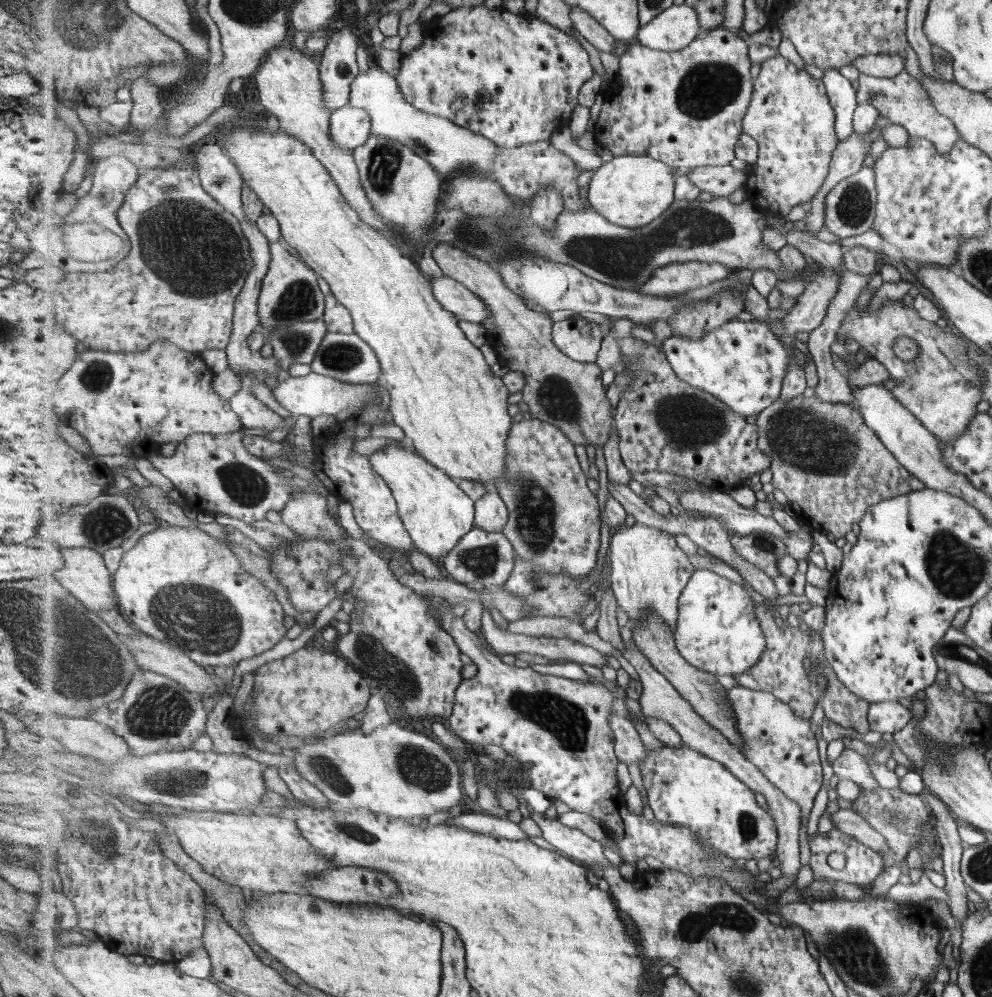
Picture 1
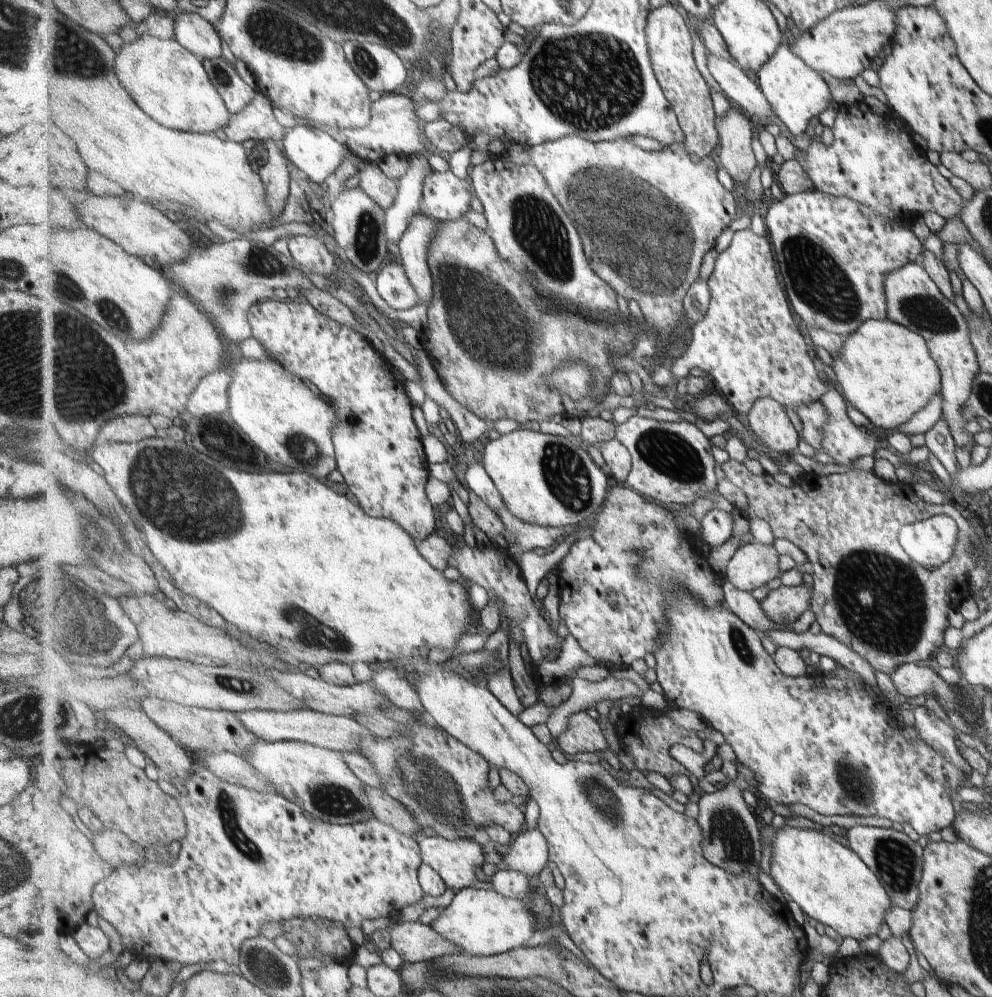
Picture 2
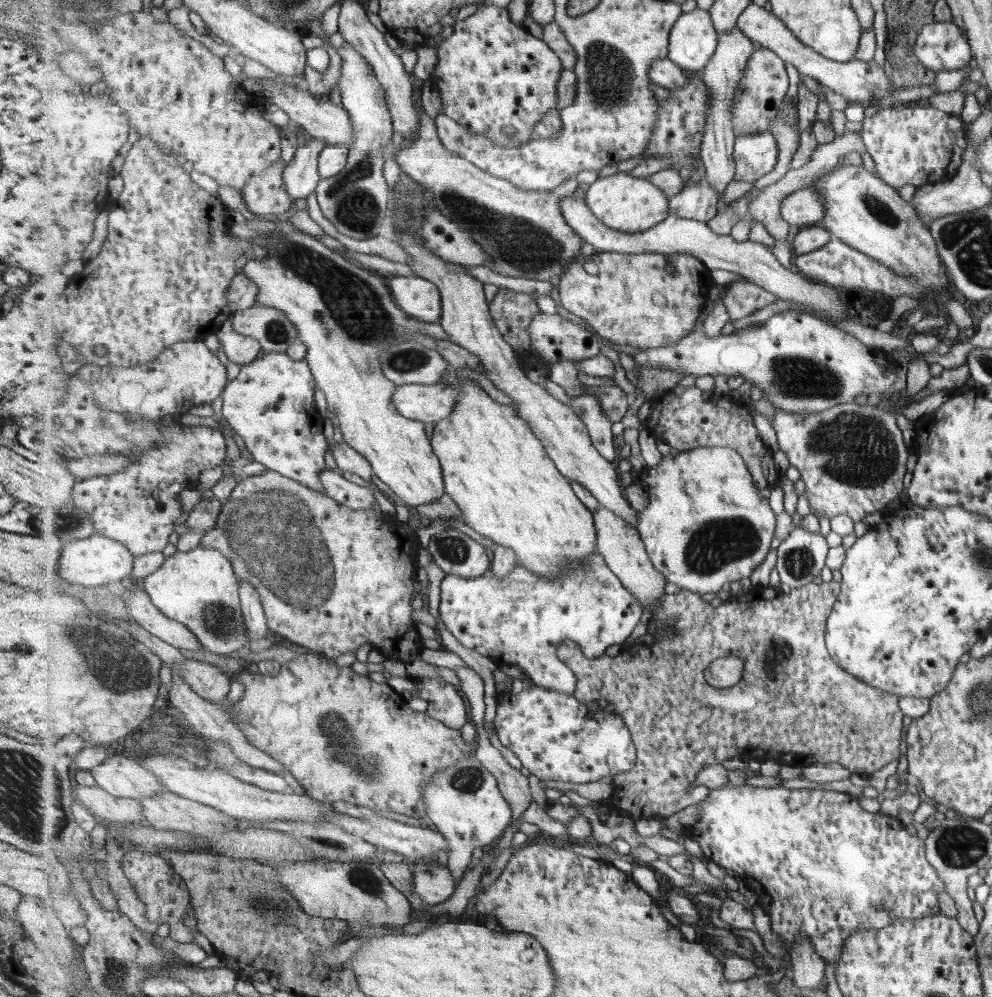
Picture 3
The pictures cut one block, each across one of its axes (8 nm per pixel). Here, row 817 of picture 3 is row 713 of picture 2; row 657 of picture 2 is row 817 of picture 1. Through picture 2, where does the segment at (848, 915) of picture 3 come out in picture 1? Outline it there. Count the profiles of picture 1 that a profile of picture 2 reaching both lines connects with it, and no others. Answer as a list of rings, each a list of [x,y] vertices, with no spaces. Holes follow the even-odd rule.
[[[666,746],[659,750],[649,750],[649,755],[641,761],[640,774],[644,788],[647,790],[648,802],[655,818],[673,825],[687,825],[699,834],[705,847],[717,849],[739,862],[752,864],[758,858],[776,856],[779,844],[779,830],[775,818],[755,800],[755,792],[745,782],[739,780],[734,772],[722,762],[705,756],[688,746]]]

